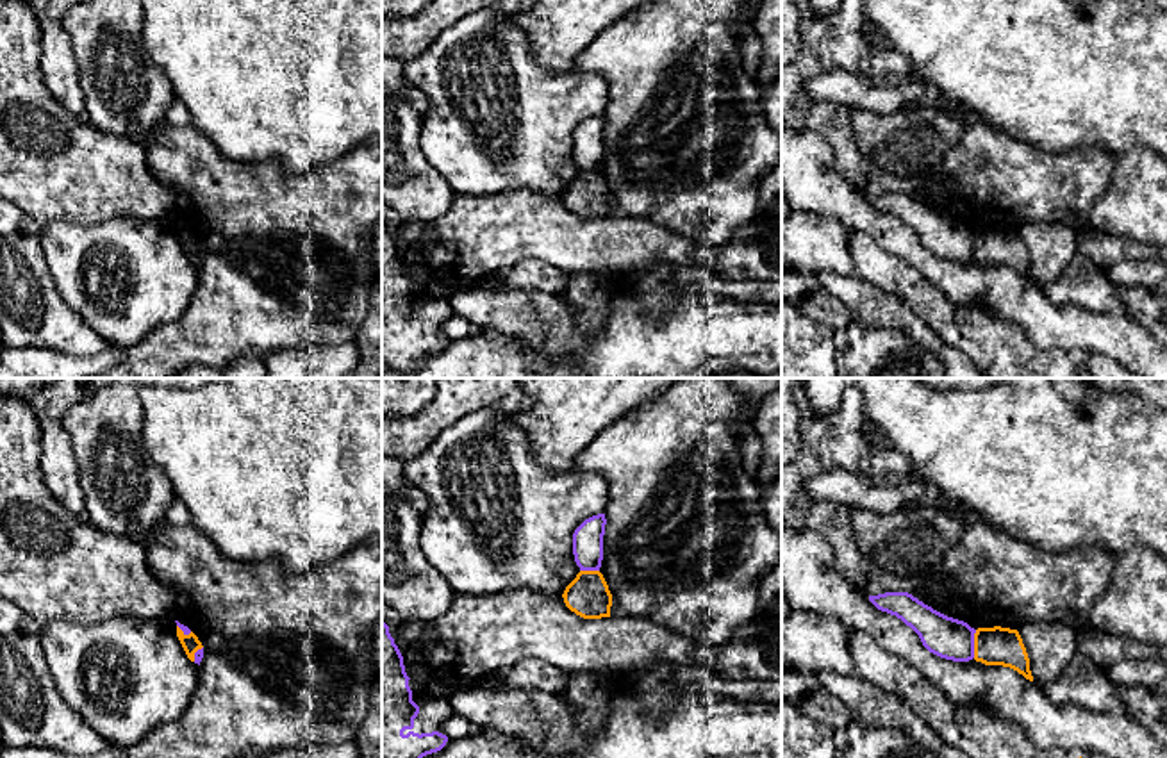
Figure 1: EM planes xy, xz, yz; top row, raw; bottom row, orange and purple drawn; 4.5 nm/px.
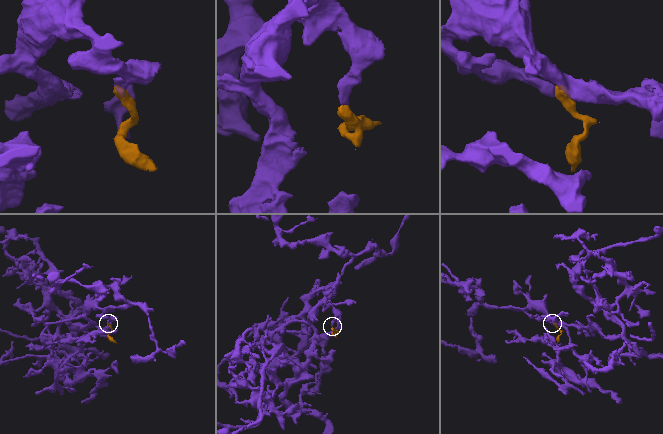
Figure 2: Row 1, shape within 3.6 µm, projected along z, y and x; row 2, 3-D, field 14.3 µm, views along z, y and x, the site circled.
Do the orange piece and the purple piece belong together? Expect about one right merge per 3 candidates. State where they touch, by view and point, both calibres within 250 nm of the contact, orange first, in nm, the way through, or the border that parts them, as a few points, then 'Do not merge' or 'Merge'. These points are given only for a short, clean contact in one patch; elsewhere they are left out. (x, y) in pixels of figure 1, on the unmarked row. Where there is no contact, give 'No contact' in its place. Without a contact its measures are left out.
Touches orange at yz (975, 245). Thickness 180 nm (orange) against 190 nm. Boundary: yz (976, 230), (973, 257). Do not merge

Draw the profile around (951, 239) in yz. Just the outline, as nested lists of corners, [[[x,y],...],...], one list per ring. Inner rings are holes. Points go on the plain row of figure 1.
[[[908,193],[869,196],[869,202],[910,227],[930,253],[953,262],[974,259],[976,230],[967,223],[933,210]]]

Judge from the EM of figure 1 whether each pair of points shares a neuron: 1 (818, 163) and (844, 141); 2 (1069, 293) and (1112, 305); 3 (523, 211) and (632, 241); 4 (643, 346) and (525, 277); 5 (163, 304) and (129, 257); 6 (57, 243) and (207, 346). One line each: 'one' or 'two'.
1: two
2: one
3: one
4: two
5: one
6: two

